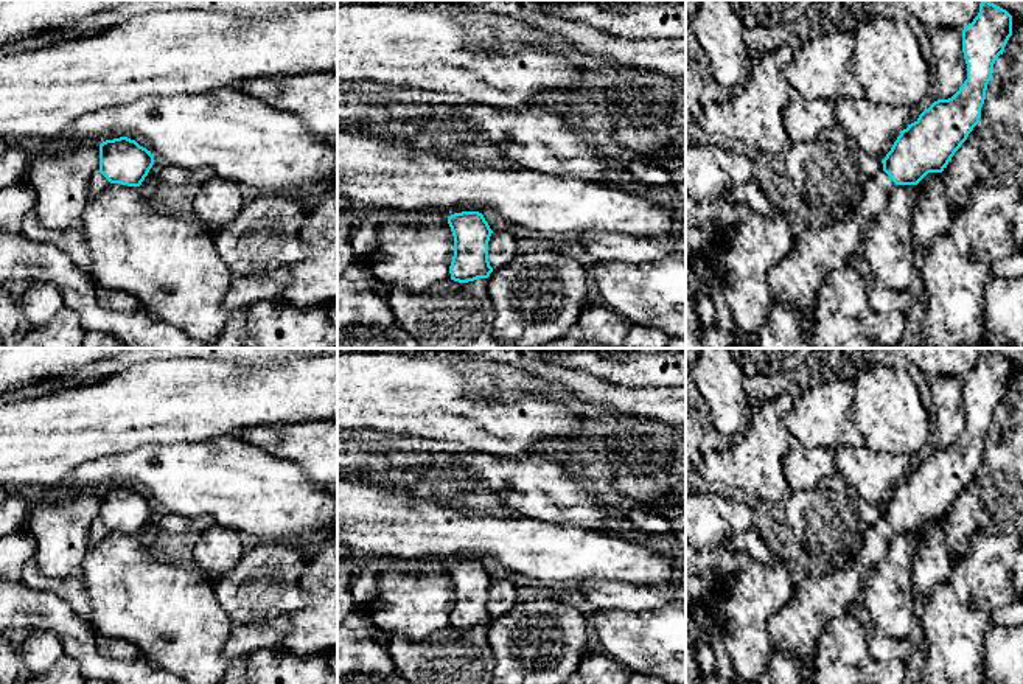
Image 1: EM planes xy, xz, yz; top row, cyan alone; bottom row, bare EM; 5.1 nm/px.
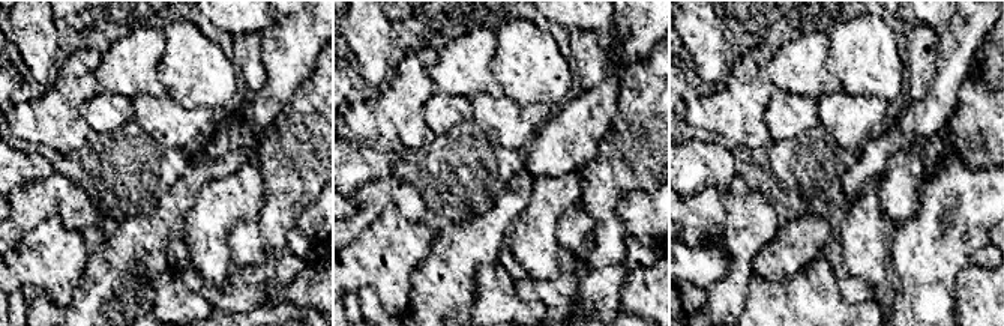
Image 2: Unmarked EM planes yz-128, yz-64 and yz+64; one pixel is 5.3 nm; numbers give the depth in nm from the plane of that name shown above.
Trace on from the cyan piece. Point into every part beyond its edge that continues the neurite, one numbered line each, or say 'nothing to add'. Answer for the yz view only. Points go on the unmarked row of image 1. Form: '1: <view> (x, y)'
1: yz (823, 597)

